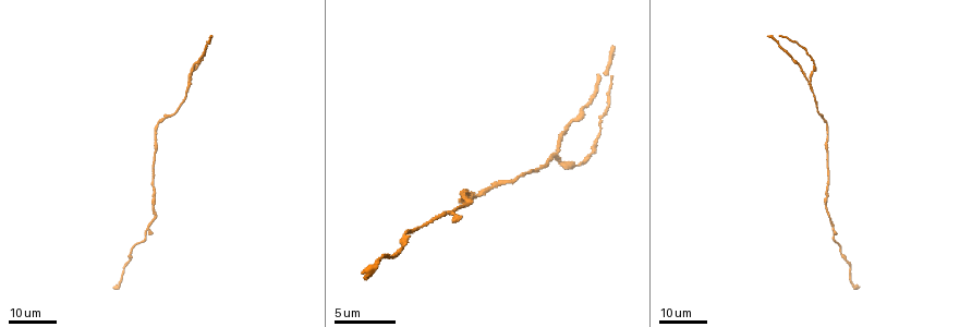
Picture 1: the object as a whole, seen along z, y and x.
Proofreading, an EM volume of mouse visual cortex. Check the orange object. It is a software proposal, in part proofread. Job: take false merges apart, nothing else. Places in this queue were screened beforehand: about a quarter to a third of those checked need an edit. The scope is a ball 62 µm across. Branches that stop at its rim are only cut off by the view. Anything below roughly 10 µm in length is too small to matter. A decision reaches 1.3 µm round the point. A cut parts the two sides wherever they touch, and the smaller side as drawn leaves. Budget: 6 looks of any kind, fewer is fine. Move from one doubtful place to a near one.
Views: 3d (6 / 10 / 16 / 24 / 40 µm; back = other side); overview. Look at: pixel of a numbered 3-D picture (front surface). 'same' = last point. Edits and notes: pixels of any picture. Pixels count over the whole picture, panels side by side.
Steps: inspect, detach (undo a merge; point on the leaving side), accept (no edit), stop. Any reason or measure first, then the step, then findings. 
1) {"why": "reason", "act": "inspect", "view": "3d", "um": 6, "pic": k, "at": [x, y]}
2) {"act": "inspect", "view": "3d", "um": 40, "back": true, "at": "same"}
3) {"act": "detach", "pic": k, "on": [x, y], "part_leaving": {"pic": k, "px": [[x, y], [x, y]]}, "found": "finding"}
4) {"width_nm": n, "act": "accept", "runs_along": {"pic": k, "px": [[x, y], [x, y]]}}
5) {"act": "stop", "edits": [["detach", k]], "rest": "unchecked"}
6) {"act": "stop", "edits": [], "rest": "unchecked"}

{"act": "inspect", "view": "3d", "um": 24, "pic": 1, "at": [155, 152]}

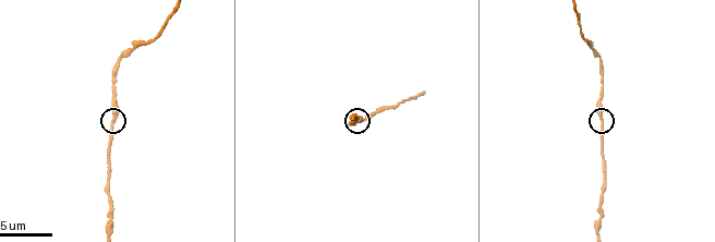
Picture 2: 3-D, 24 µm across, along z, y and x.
{"act": "inspect", "view": "3d", "um": 10, "pic": 2, "at": [111, 125]}

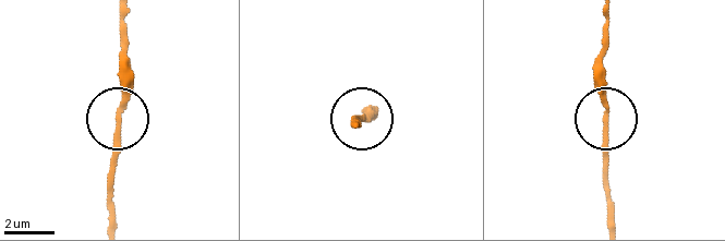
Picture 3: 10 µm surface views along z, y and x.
{"side_arm_um": 36, "act": "accept", "runs_along": {"pic": 3, "px": [[116, 112], [116, 208]]}, "found": "one neuron here"}

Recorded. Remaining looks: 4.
{"why": "narrows sharply", "act": "inspect", "view": "3d", "um": 24, "pic": 1, "at": [145, 234]}

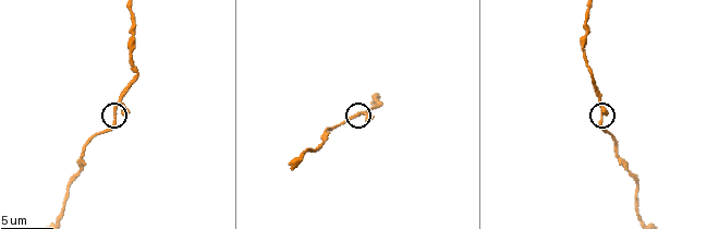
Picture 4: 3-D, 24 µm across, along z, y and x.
{"why": "zoom in", "act": "inspect", "view": "3d", "um": 6, "pic": 4, "at": [116, 115]}

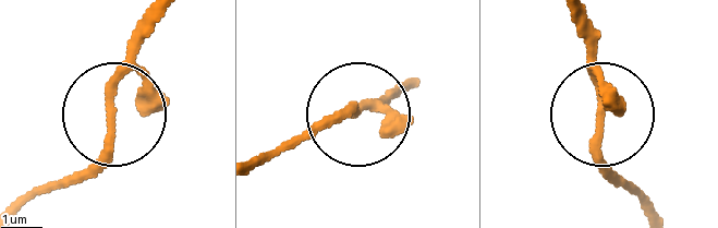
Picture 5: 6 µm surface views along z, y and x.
{"width_nm": 180, "act": "accept", "runs_along": {"pic": 5, "px": [[572, 12], [600, 106], [597, 148], [624, 187]]}, "found": "one neuron here"}

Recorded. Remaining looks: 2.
{"why": "branch point", "act": "inspect", "view": "3d", "um": 16, "pic": 1, "at": [558, 149]}

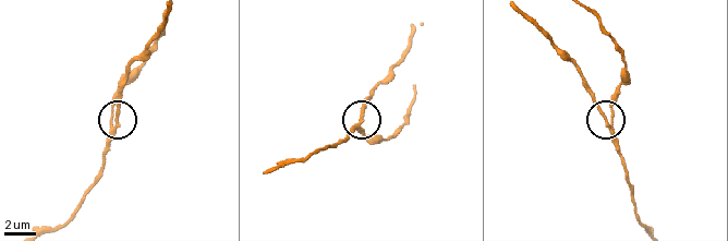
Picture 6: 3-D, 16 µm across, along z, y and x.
{"why": "zoom in", "act": "inspect", "view": "3d", "um": 10, "pic": 6, "at": [115, 121]}

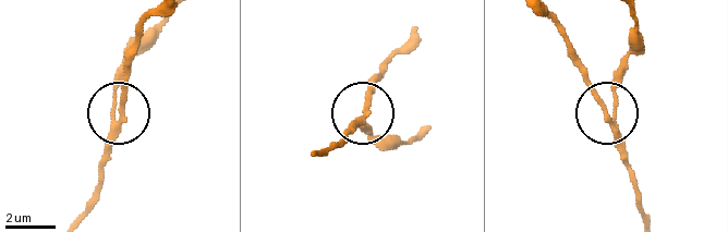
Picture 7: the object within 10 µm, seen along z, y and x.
{"side_arm_um": 15, "act": "detach", "pic": 7, "on": [114, 87], "part_leaving": {"pic": 7, "px": [[616, 124], [616, 76], [632, 13]]}, "found": "a second neuron is stuck on"}

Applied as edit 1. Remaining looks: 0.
{"act": "stop", "edits": [["detach", 7]], "rest": "unchecked"}

